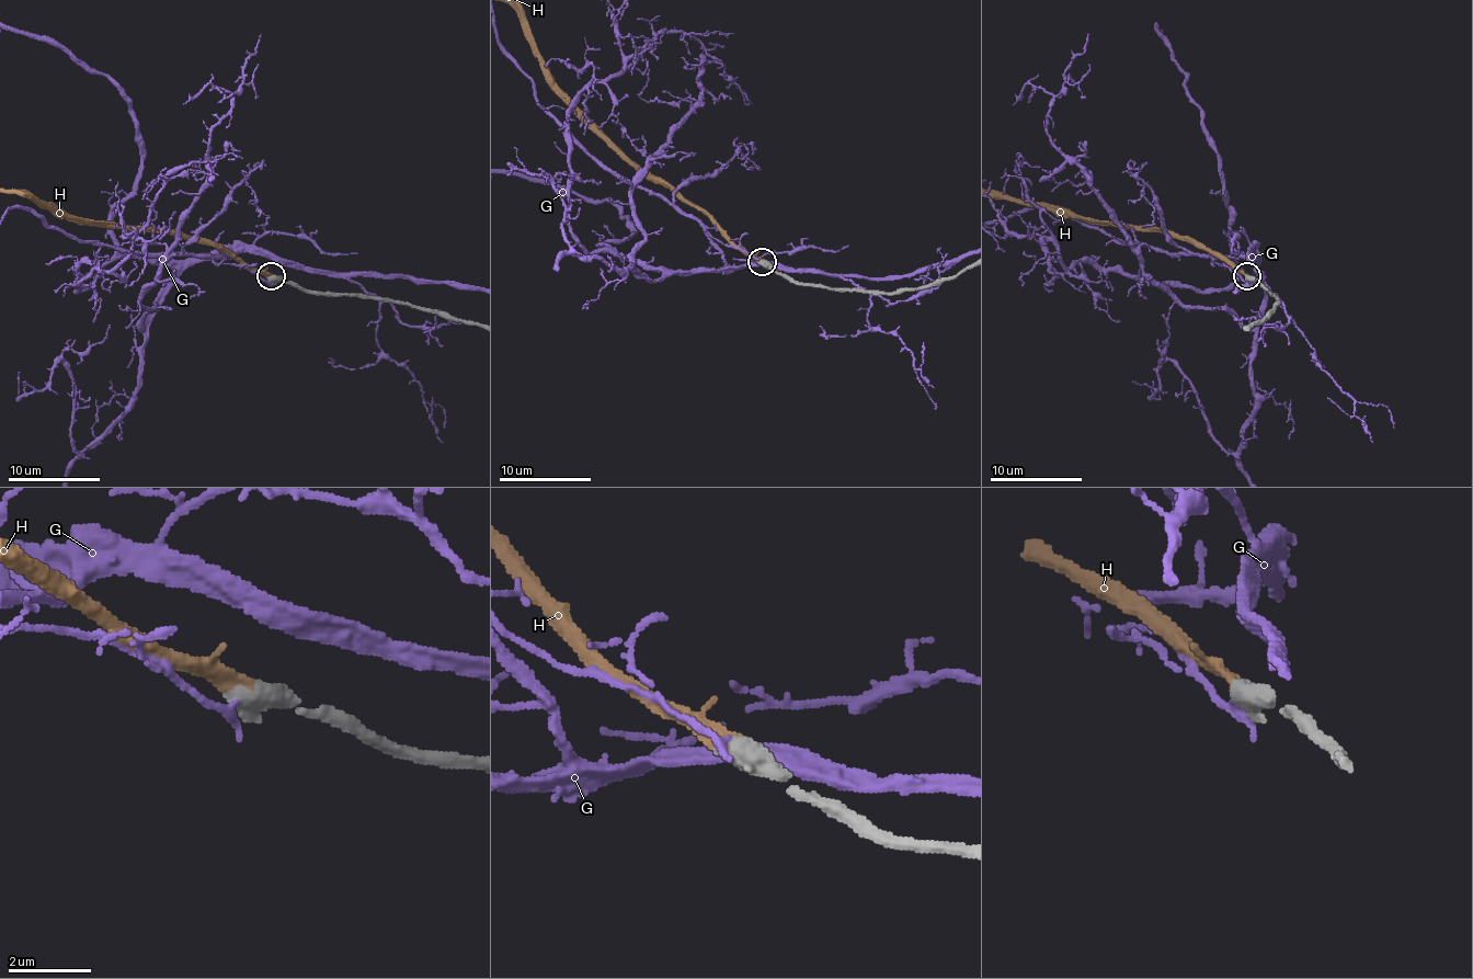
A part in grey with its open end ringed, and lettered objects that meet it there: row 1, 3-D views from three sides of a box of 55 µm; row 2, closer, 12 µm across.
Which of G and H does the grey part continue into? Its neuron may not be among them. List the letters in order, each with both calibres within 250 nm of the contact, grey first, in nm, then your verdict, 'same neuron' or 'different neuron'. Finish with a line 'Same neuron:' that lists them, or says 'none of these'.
G: 700 nm thick on the grey side, 240 nm on the other; different neuron
H: 700 nm thick on the grey side, 360 nm on the other; same neuron
Same neuron: H

